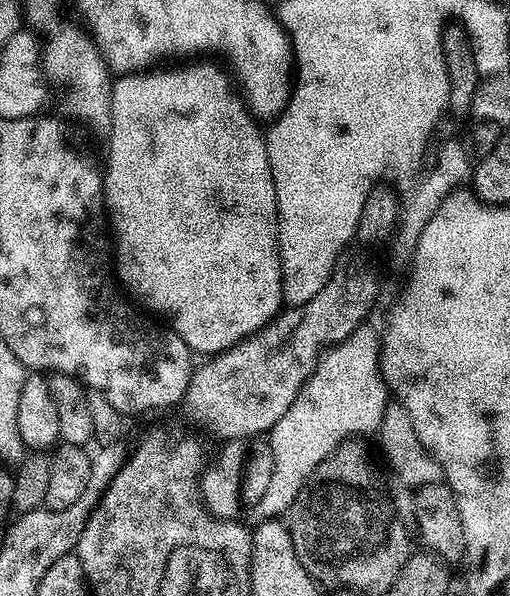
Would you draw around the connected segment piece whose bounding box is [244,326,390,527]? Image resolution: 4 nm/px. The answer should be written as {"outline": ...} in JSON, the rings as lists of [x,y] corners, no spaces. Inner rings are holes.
{"outline":[[[361,326],[355,329],[344,340],[331,345],[317,361],[316,370],[303,384],[286,410],[283,417],[273,426],[268,434],[274,470],[271,472],[271,481],[266,486],[266,492],[258,502],[252,504],[244,514],[247,525],[256,527],[266,520],[277,519],[285,515],[297,498],[297,494],[306,485],[309,474],[336,449],[341,441],[353,436],[364,436],[366,432],[379,431],[385,410],[390,403],[390,393],[380,372],[380,334],[377,330],[366,330]]]}

